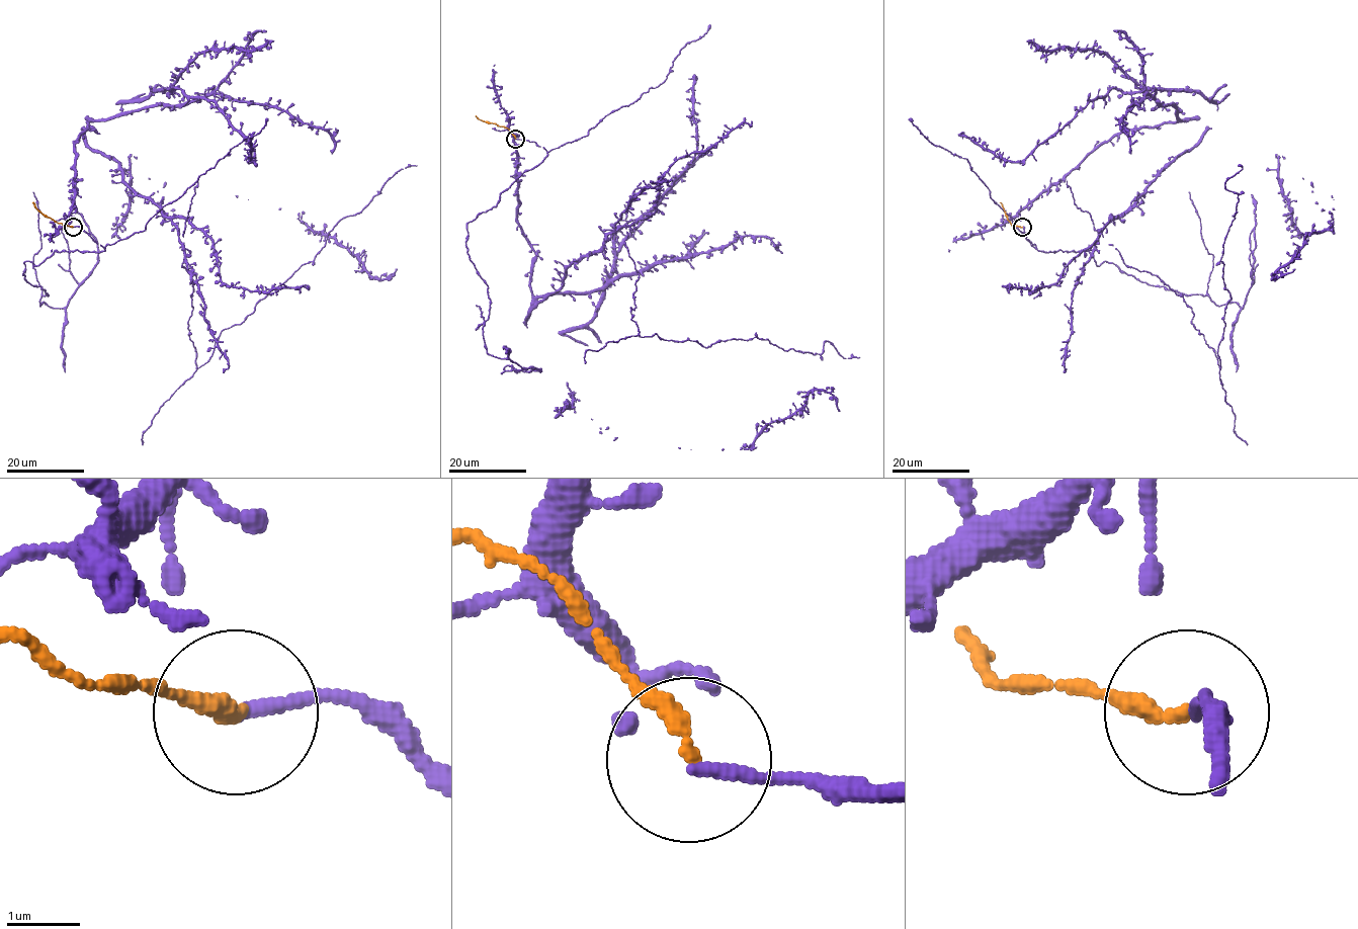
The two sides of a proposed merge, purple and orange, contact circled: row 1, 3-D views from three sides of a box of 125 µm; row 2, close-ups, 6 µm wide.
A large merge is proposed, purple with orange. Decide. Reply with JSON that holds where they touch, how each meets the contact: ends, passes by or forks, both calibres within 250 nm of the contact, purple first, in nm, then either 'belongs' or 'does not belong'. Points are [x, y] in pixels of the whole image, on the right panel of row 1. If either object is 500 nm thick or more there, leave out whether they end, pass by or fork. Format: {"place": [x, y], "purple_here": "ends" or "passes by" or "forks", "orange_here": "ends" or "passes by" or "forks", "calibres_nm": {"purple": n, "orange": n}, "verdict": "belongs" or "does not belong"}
{"place": [1022, 227], "purple_here": "ends", "orange_here": "ends", "calibres_nm": {"purple": 180, "orange": 240}, "verdict": "belongs"}

